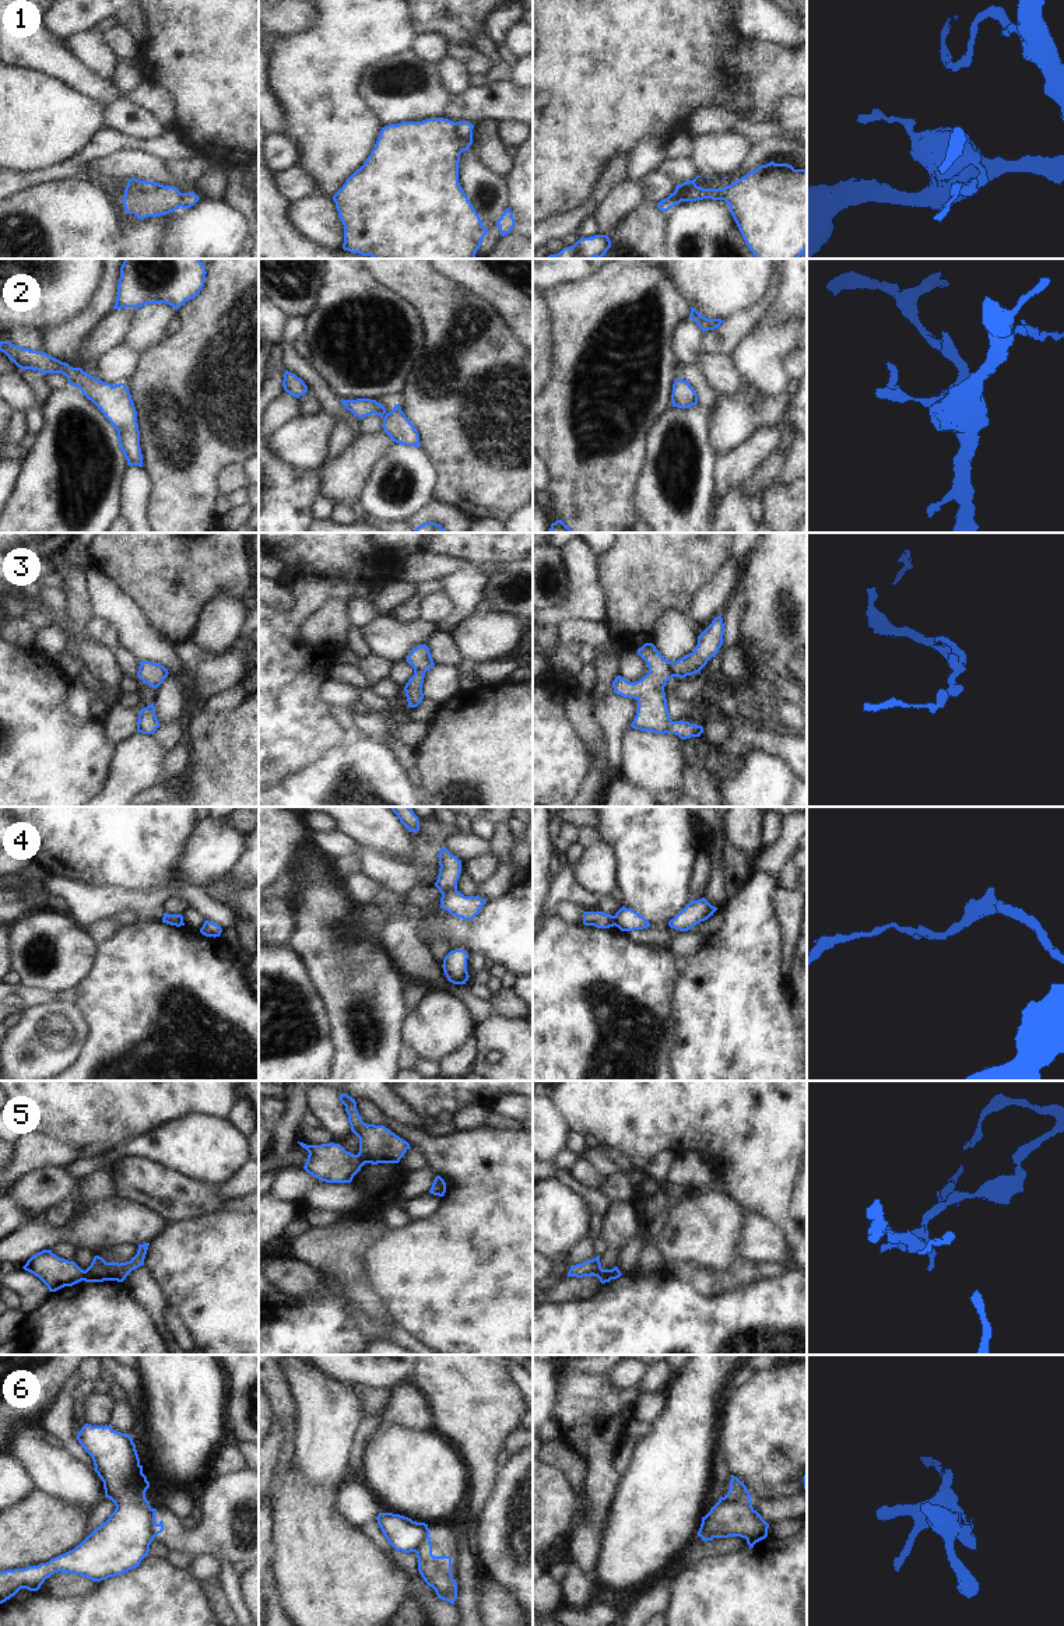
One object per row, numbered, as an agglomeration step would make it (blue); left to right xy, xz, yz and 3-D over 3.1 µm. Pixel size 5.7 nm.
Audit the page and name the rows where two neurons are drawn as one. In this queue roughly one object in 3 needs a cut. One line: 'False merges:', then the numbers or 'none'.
False merges: 1, 4, 5, 6

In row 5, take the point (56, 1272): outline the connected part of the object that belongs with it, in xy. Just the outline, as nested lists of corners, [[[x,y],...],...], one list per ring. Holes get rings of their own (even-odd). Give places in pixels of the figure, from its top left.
[[[52,1250],[36,1253],[22,1268],[38,1276],[48,1286],[49,1292],[73,1286],[84,1281],[85,1276],[85,1271],[74,1261],[60,1258]]]

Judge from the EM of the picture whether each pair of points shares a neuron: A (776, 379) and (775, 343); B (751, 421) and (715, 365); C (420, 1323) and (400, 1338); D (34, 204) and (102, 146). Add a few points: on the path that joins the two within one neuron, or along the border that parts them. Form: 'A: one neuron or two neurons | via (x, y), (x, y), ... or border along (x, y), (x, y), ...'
A: one neuron | via (775, 371), (775, 351)
B: two neurons | border along (719, 393), (747, 392), (751, 407), (759, 415)
C: two neurons | border along (390, 1319), (418, 1340)
D: two neurons | border along (76, 176), (46, 181), (30, 188)

